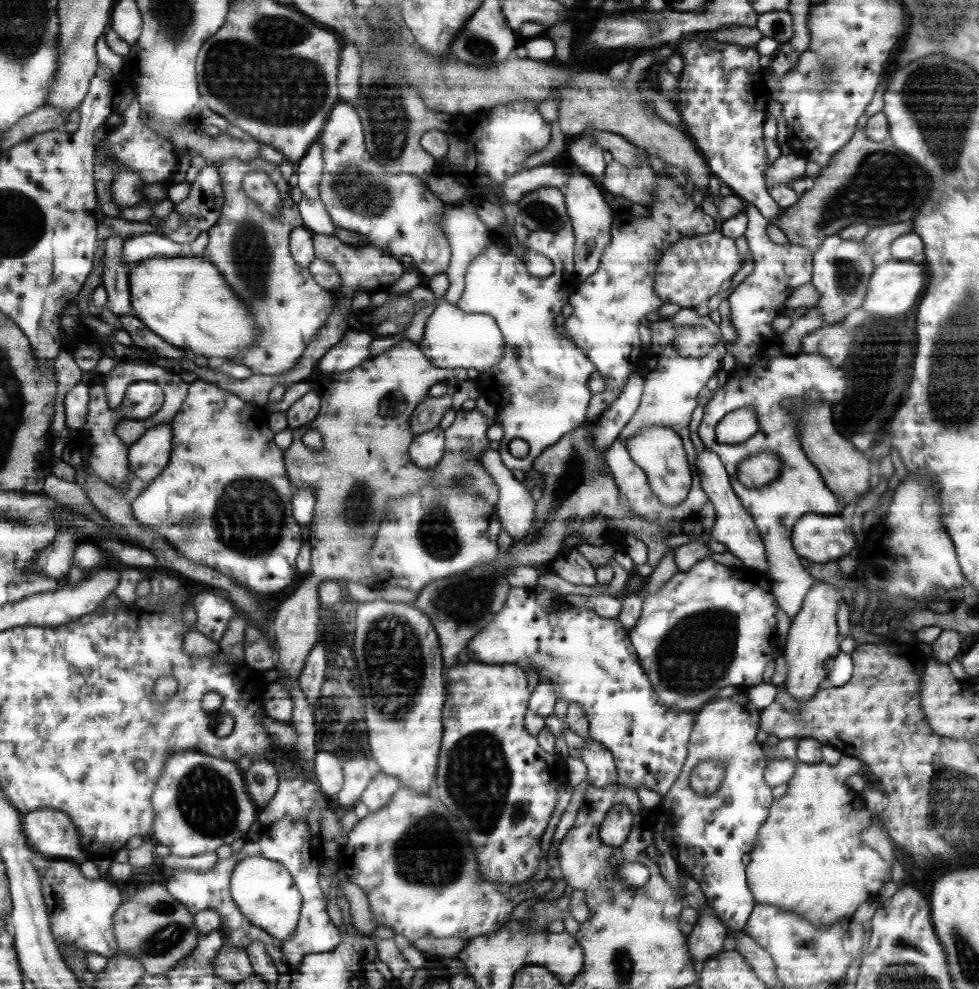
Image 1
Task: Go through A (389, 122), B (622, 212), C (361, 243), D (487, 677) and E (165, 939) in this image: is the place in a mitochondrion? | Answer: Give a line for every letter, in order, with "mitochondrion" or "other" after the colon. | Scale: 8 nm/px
A: mitochondrion
B: other
C: other
D: other
E: mitochondrion

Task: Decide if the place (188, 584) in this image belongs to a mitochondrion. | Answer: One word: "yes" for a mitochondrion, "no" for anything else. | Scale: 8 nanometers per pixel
no

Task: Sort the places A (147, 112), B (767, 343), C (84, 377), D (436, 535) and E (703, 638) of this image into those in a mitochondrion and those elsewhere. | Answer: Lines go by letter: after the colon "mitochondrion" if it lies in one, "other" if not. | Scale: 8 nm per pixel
A: other
B: other
C: other
D: mitochondrion
E: mitochondrion

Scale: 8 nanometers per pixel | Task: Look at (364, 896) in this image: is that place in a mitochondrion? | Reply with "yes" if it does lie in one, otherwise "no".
no

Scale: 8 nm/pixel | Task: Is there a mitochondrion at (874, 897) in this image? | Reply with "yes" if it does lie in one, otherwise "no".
no

